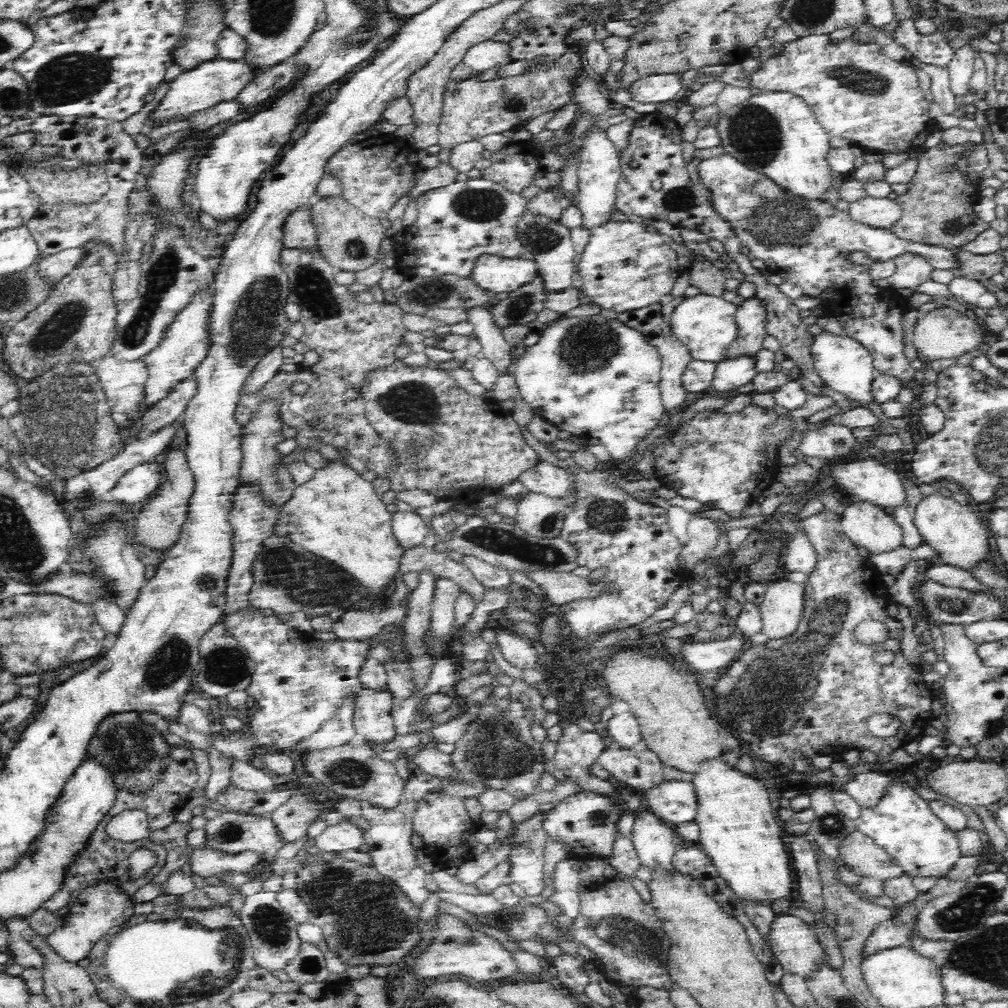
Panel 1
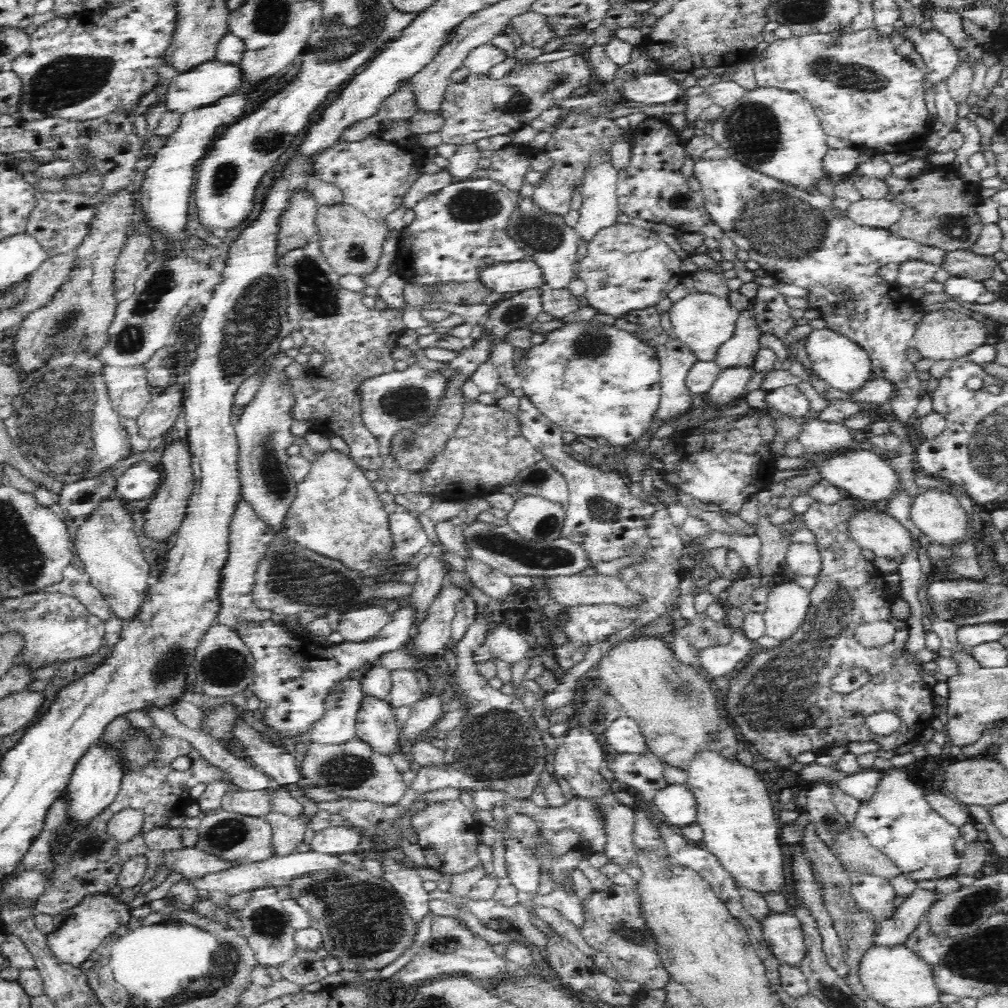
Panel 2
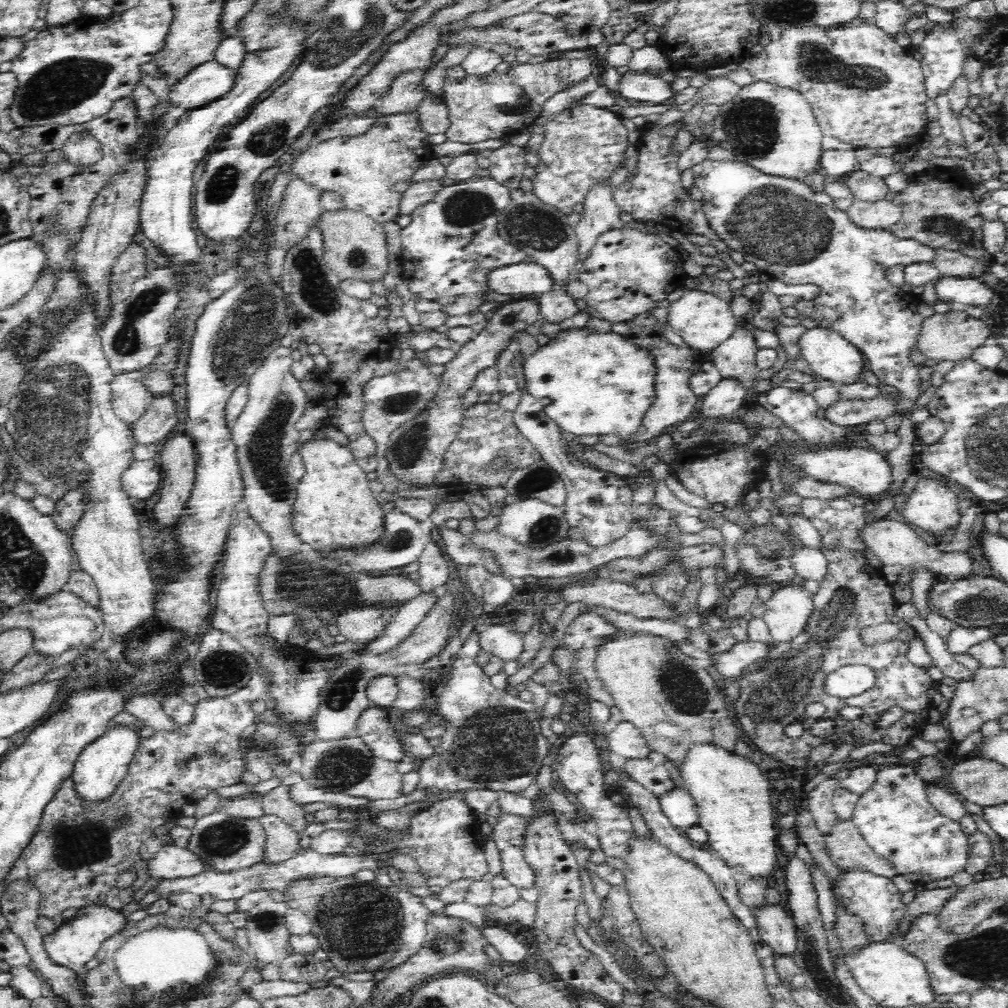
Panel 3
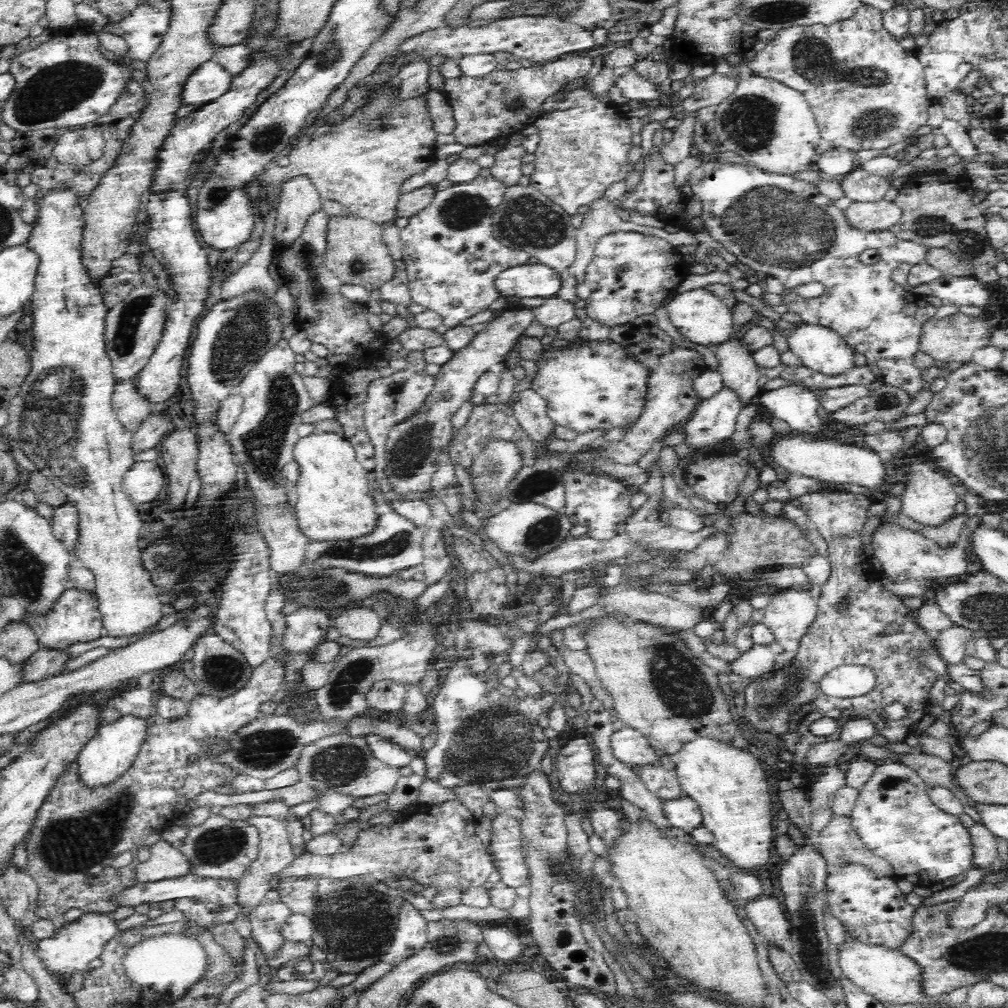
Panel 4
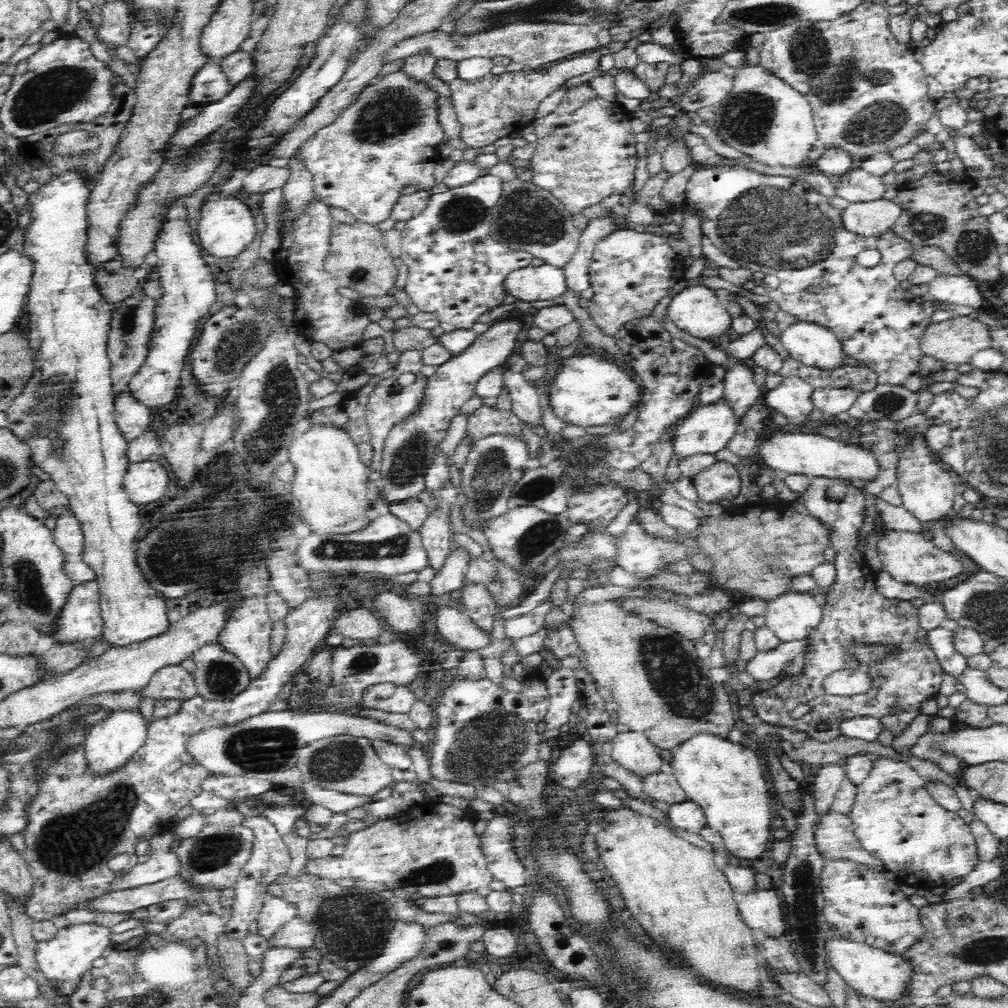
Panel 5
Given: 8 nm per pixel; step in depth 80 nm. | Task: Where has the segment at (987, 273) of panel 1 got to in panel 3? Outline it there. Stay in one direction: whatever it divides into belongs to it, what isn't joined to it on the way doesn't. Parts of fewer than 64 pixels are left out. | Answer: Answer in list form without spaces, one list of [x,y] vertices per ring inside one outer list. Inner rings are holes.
[[[936,249],[936,254],[932,258],[932,265],[938,268],[942,276],[954,276],[960,278],[980,278],[984,276],[987,264],[975,260],[970,256],[957,251]]]

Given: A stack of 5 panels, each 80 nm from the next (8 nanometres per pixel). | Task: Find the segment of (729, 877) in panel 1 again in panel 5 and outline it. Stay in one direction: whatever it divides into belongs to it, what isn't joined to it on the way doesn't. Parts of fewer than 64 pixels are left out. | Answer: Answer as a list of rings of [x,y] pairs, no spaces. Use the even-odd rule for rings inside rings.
[[[699,733],[672,748],[669,770],[690,801],[704,811],[707,826],[724,836],[724,846],[734,856],[752,861],[766,851],[773,827],[774,808],[770,805],[770,781],[760,766],[759,756],[748,746],[730,742],[713,733]]]

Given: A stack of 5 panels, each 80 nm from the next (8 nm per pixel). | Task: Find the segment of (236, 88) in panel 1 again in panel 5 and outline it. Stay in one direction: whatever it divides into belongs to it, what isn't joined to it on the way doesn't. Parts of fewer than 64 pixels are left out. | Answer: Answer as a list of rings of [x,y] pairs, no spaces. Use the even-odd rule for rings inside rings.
[[[206,62],[196,73],[190,88],[190,102],[194,105],[207,105],[220,102],[232,92],[232,86],[220,66]]]

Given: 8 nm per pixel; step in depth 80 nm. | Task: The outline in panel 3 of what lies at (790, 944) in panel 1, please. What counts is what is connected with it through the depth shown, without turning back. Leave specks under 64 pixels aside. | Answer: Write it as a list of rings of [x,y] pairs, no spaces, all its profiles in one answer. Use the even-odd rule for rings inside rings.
[[[766,904],[752,909],[759,926],[759,935],[774,952],[791,956],[796,948],[796,931],[793,918],[787,909],[778,904]]]

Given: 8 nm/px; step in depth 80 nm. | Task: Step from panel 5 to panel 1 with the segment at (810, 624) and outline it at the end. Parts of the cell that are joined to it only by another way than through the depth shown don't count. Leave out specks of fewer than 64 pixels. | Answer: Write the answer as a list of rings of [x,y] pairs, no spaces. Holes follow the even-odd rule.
[[[789,579],[768,583],[760,605],[762,632],[771,640],[792,634],[798,628],[805,602],[805,584]]]

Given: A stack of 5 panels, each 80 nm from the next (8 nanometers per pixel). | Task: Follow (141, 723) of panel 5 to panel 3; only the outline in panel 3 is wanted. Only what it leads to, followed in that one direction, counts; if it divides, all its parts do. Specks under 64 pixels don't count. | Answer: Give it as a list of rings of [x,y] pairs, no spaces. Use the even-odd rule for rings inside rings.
[[[139,724],[109,726],[102,736],[82,750],[77,756],[71,775],[80,796],[99,801],[106,798],[120,784],[129,772],[133,756],[143,740],[140,735],[142,729],[143,726],[139,726]]]

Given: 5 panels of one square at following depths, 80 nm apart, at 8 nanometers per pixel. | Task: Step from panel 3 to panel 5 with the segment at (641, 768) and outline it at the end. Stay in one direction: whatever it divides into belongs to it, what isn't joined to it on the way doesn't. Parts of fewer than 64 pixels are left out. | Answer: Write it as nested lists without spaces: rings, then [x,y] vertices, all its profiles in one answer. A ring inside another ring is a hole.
[[[667,769],[663,773],[643,780],[643,790],[651,799],[662,800],[670,805],[682,804],[689,800],[679,782]]]

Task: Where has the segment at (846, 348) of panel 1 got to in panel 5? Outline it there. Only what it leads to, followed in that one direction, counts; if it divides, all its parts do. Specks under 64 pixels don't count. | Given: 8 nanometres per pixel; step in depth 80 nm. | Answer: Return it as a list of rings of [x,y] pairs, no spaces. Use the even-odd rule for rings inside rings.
[[[798,320],[780,329],[779,340],[792,358],[807,366],[836,368],[846,358],[836,335],[822,325]]]

